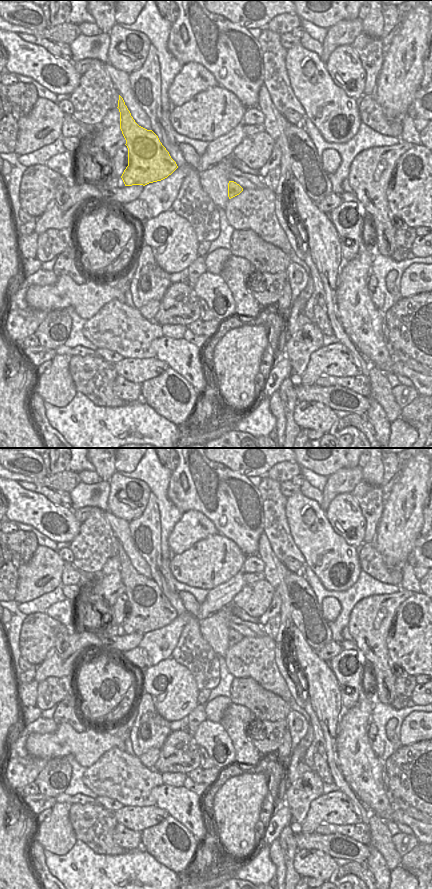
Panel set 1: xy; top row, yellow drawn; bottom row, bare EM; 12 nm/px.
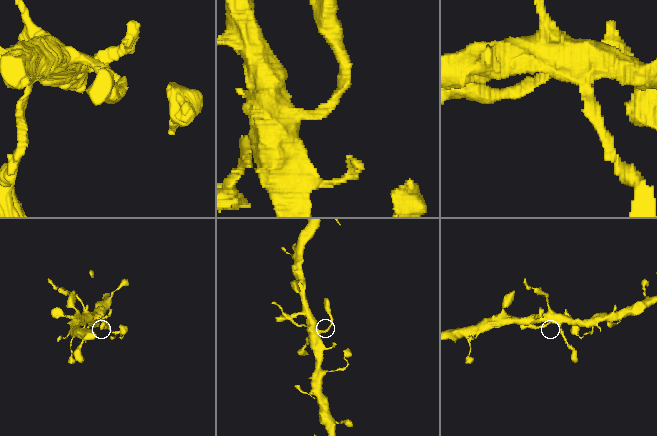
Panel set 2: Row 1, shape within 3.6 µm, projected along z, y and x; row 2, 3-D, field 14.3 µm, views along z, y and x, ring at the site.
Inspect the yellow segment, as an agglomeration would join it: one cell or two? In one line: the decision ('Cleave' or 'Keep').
Cleave

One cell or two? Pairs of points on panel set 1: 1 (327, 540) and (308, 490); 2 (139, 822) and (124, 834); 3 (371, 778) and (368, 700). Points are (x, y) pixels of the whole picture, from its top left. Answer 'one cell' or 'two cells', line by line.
1: two cells
2: two cells
3: one cell

